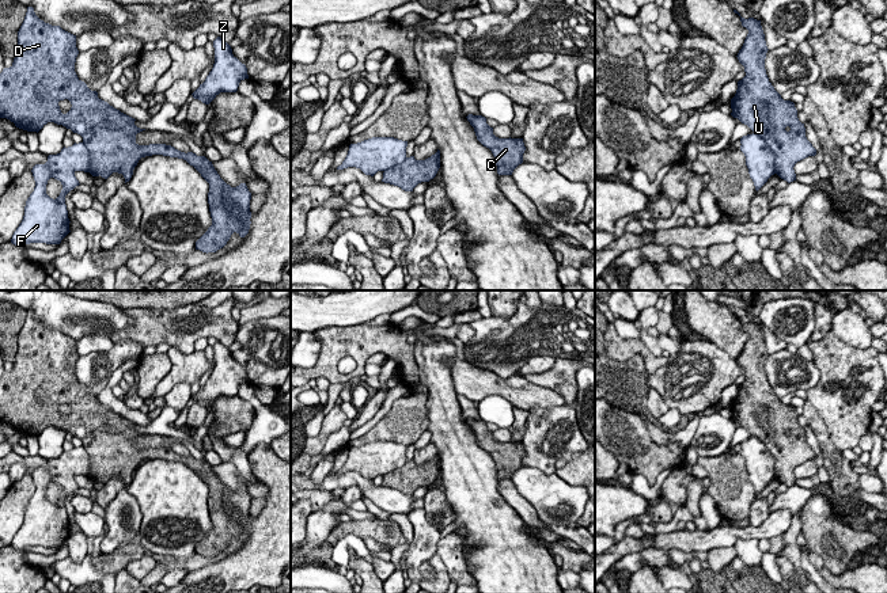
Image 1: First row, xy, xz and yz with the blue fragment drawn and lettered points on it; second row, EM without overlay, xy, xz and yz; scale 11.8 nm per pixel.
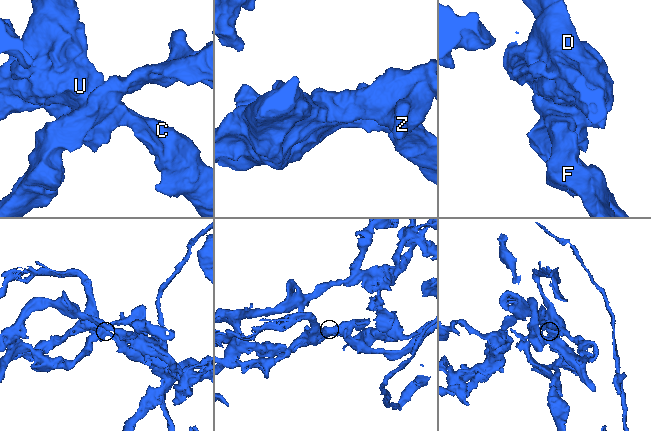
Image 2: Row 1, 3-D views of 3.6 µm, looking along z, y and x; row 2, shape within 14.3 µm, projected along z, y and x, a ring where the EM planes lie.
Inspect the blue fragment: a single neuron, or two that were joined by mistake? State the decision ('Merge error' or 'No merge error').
Merge error

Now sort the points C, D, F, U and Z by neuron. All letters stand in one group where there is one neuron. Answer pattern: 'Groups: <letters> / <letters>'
Groups: C D U / F Z

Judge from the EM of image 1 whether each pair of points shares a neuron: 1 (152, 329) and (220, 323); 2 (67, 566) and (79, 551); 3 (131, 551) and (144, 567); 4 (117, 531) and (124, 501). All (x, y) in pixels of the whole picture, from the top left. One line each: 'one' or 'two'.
1: one
2: two
3: two
4: one

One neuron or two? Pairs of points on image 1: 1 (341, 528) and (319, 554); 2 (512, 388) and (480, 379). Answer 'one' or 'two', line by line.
1: one
2: one

